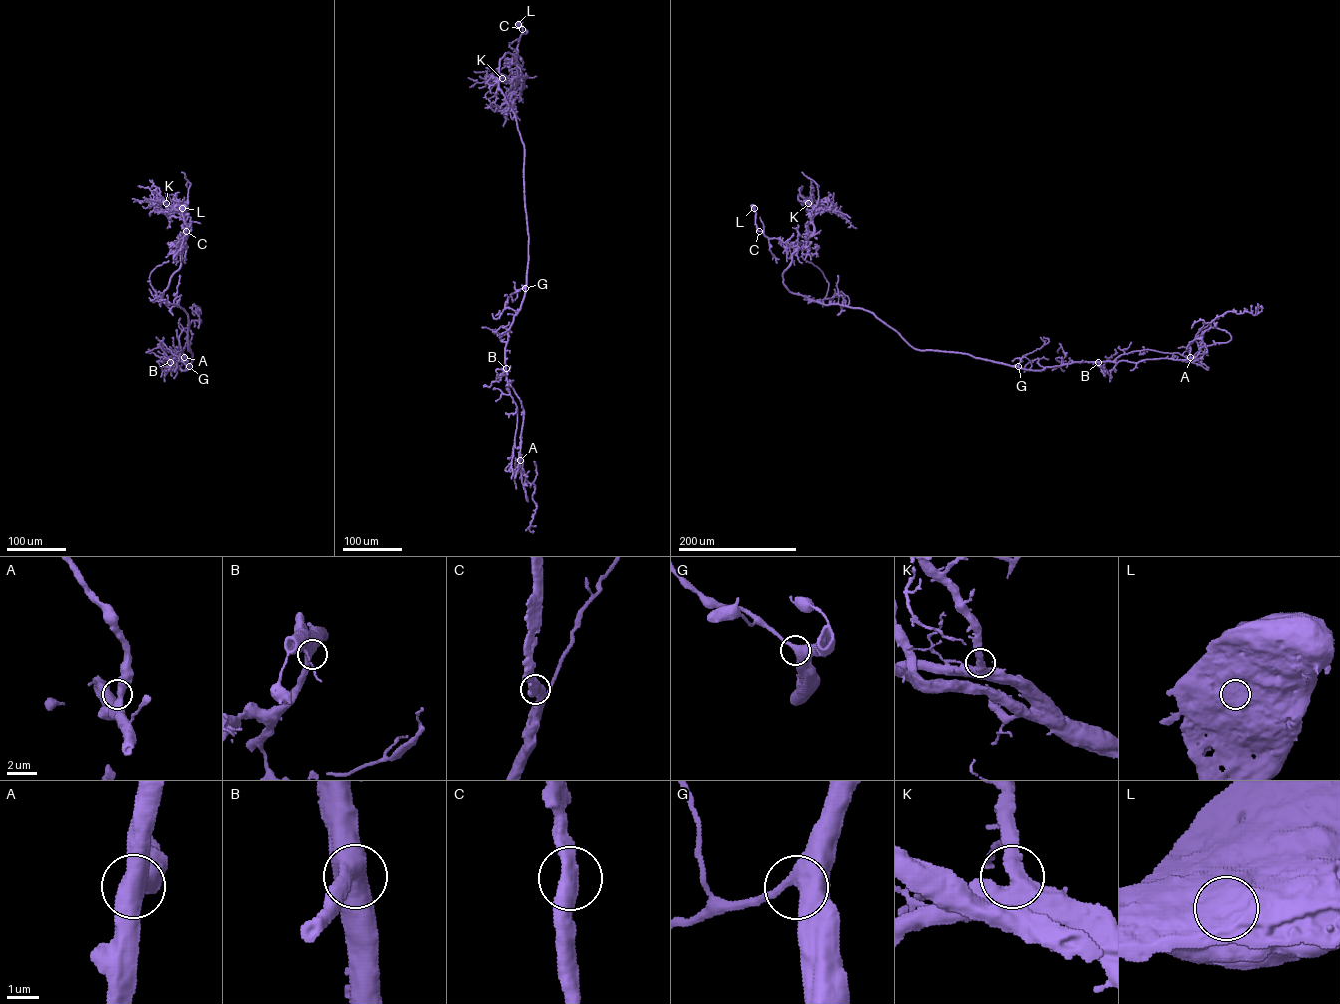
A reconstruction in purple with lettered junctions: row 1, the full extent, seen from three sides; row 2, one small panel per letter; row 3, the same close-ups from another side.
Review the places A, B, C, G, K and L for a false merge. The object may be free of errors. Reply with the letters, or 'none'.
none

